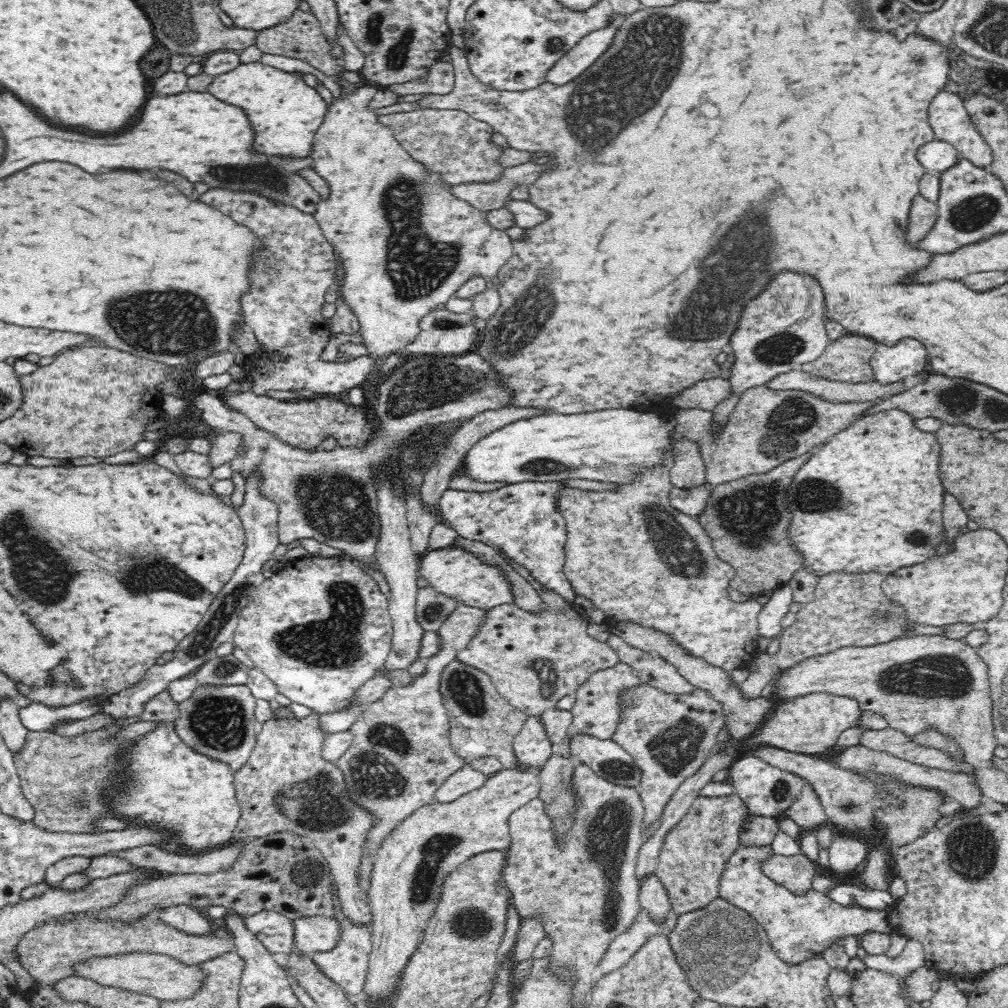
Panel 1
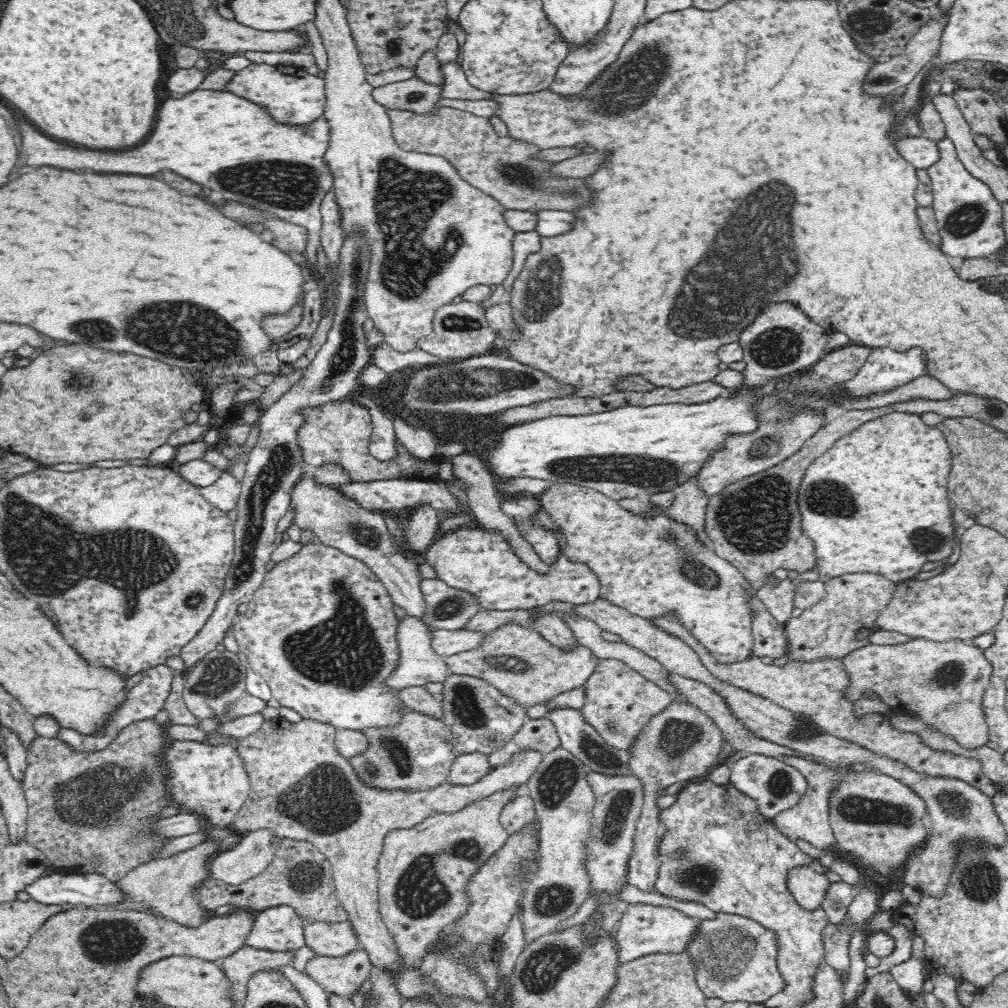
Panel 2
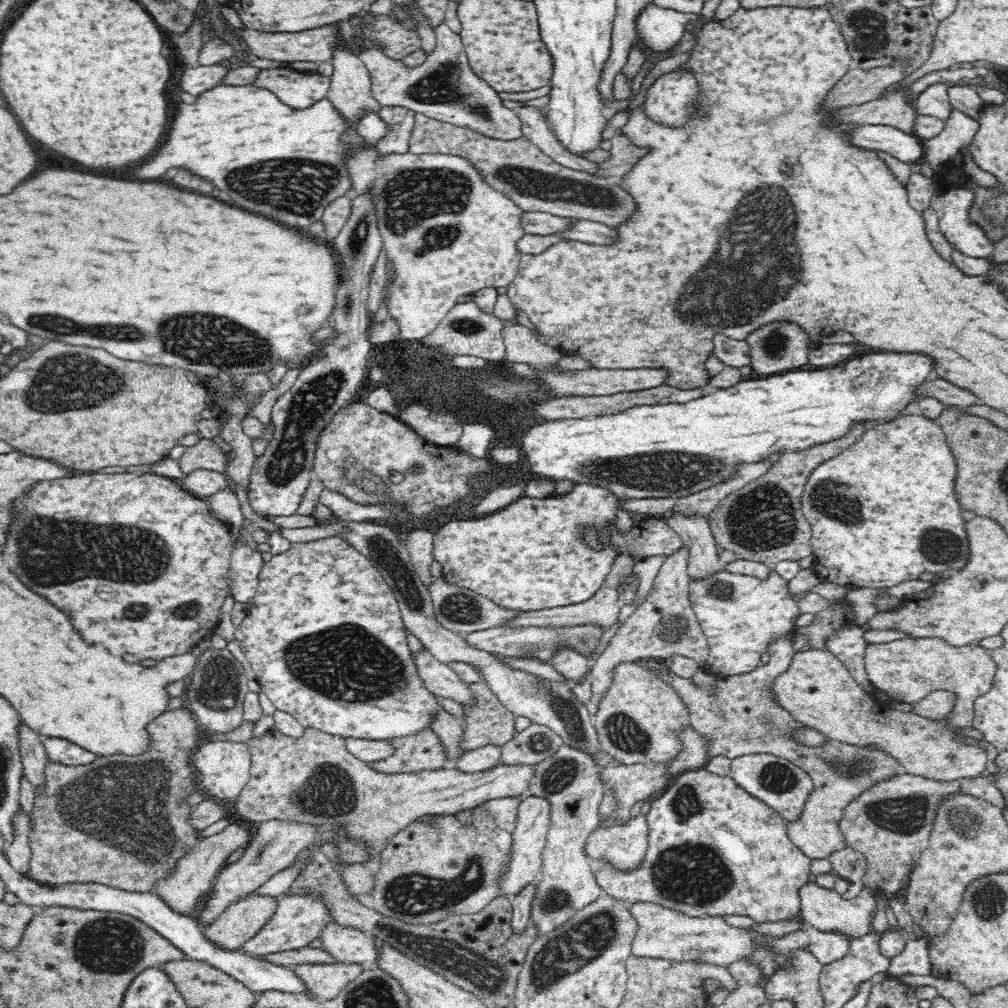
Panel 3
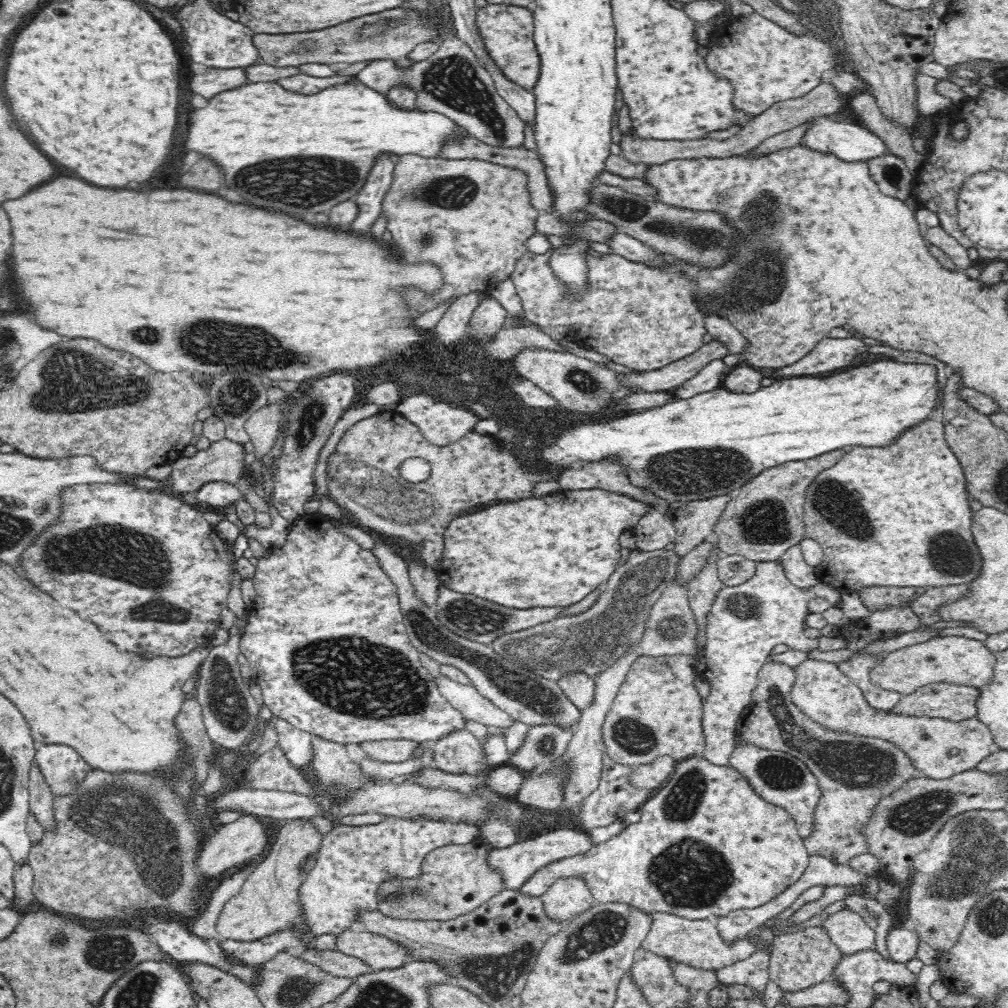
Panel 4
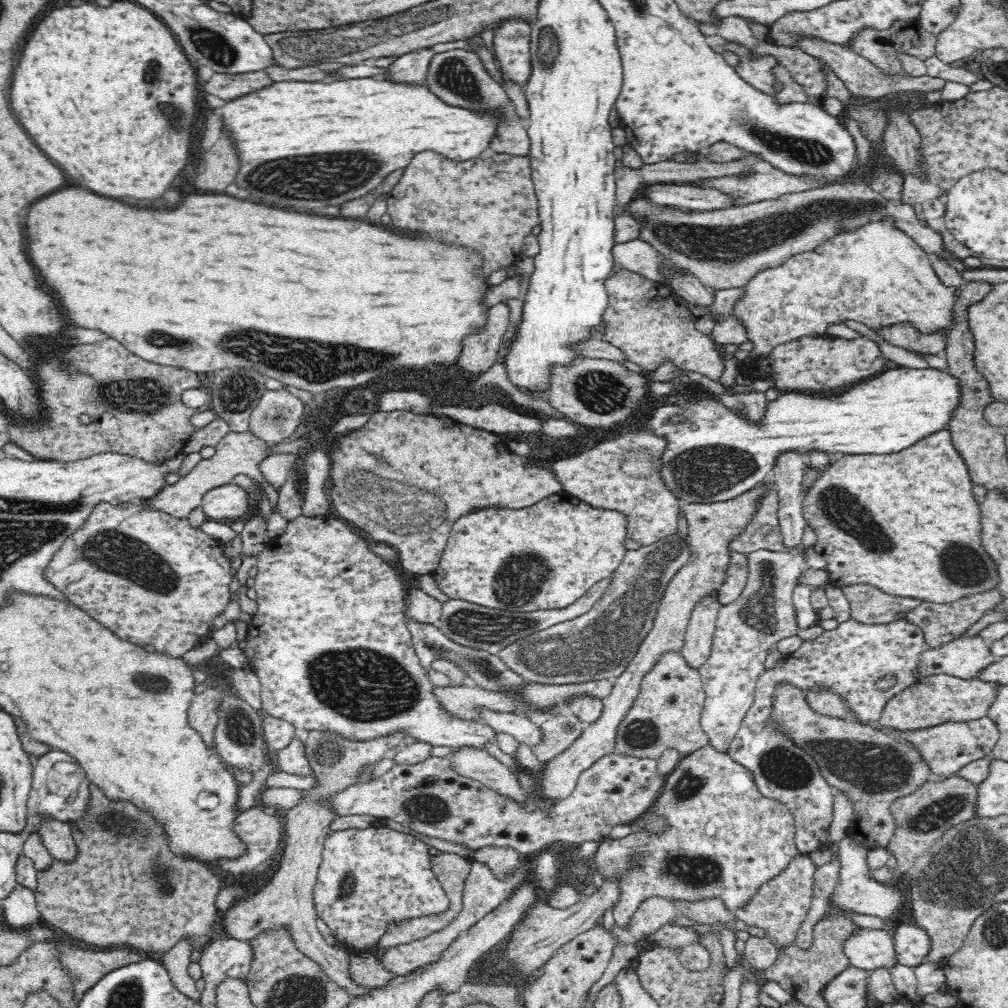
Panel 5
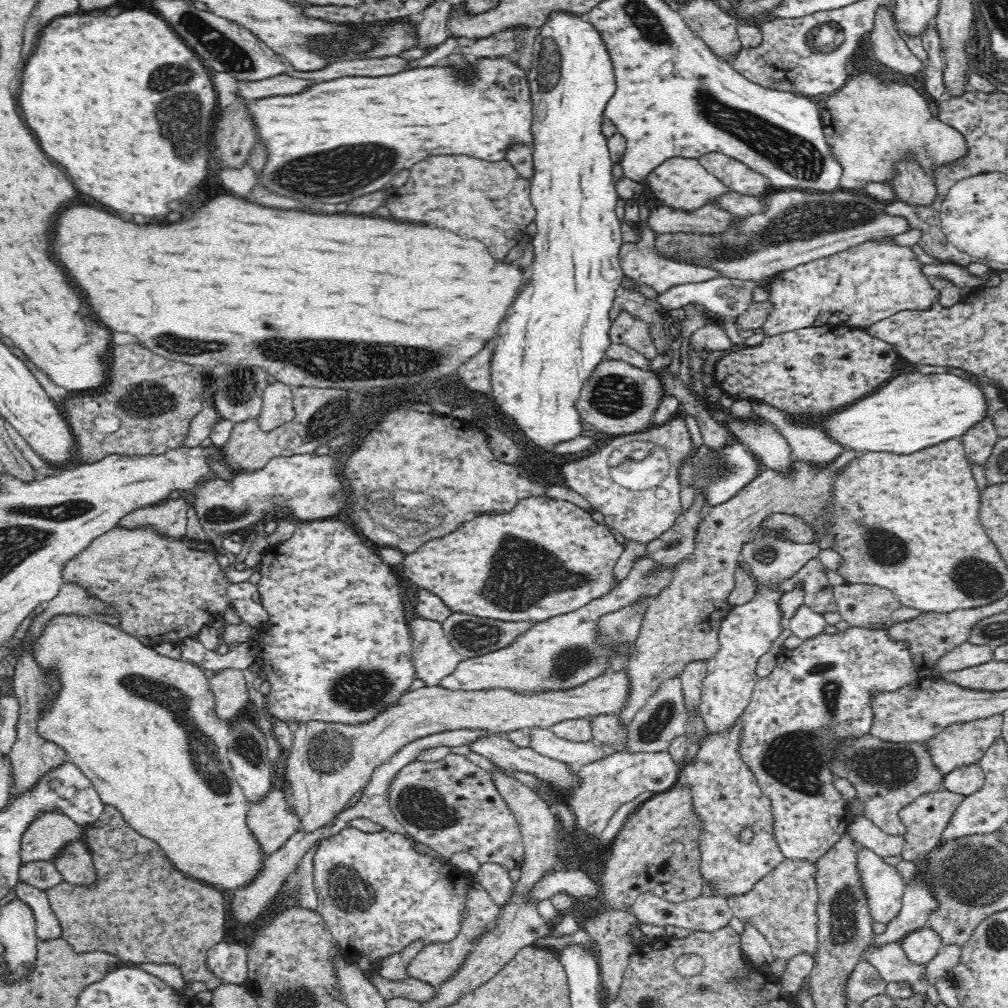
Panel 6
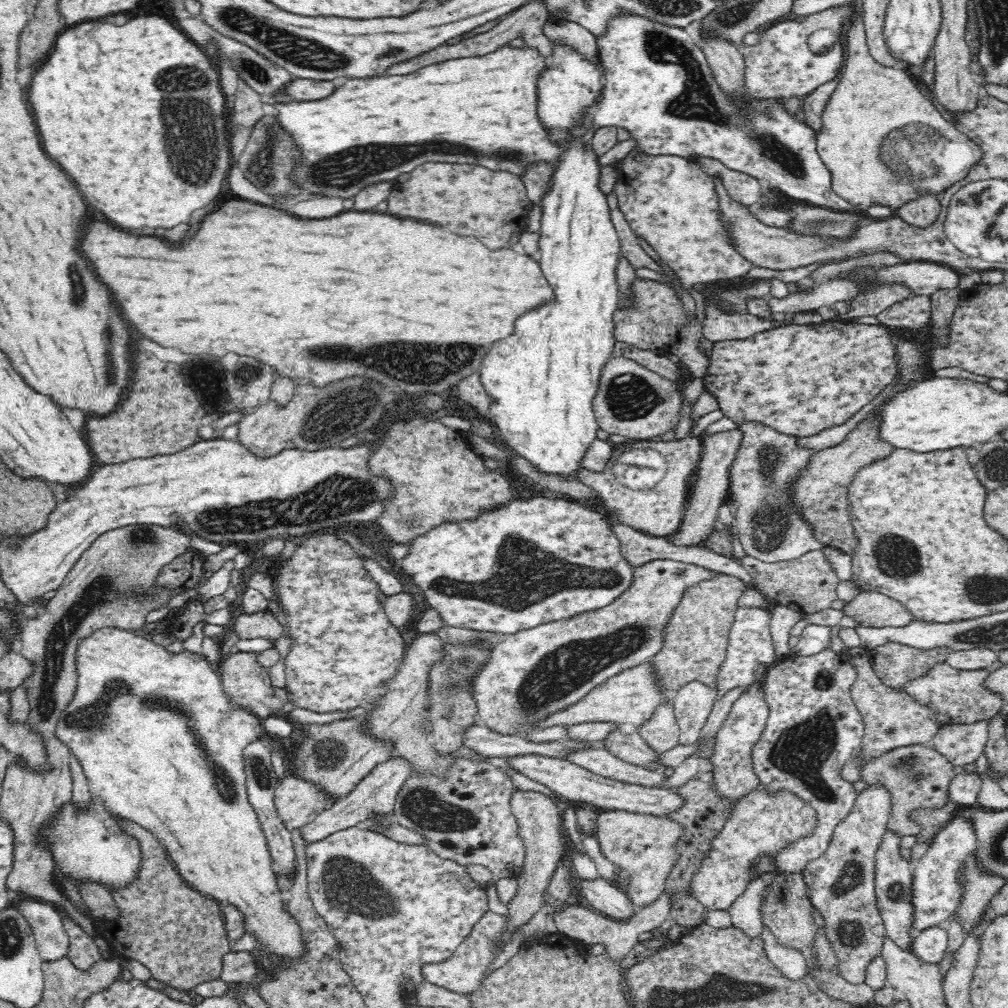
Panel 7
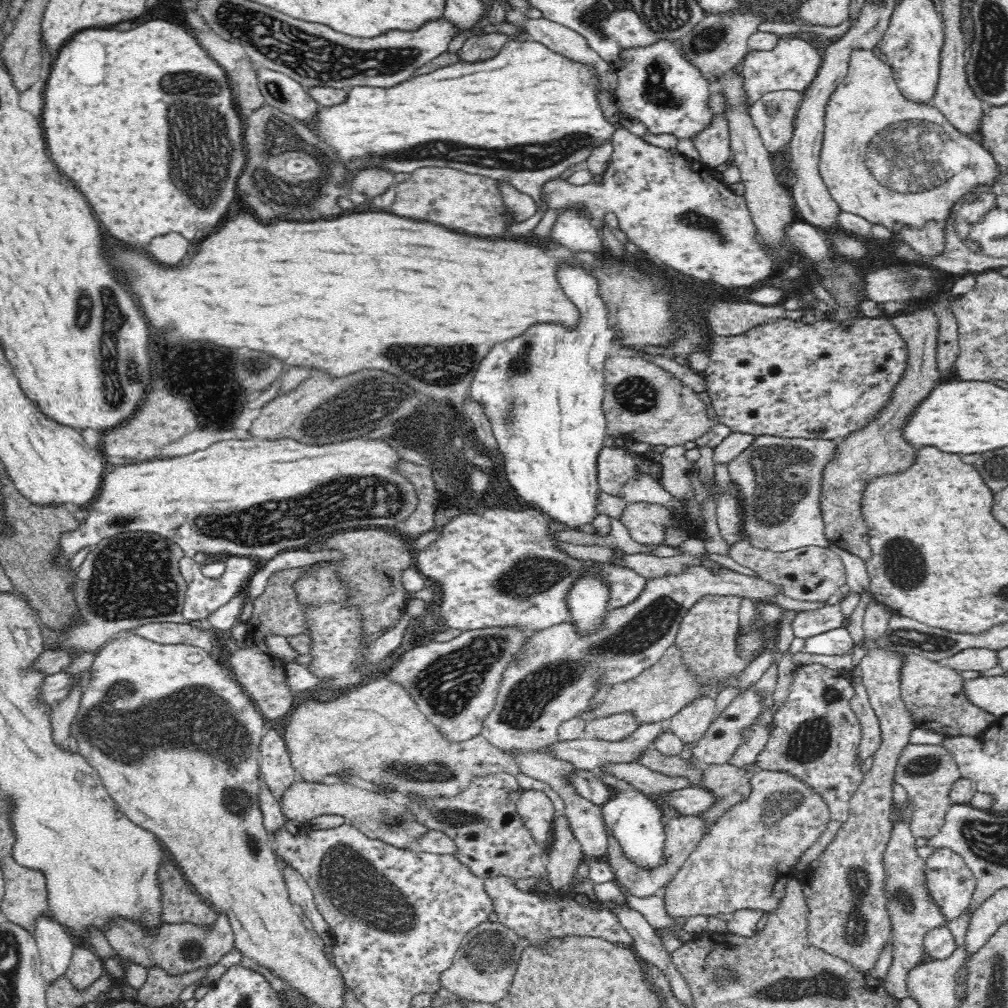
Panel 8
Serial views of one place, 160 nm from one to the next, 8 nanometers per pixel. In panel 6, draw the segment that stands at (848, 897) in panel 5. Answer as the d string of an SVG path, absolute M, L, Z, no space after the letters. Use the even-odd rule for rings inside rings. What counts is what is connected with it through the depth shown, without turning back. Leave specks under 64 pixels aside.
M859 844L858 847L860 847L860 850L856 852L856 869L858 869L858 875L860 875L862 891L864 891L866 901L868 901L870 916L872 920L887 925L890 920L894 920L898 916L907 882L898 873L896 867L885 864L881 856L878 856L878 854L862 844Z

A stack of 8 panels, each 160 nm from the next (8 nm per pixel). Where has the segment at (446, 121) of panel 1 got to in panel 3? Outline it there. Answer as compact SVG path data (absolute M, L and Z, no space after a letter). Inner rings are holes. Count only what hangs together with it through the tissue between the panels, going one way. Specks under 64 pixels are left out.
M415 113L408 151L414 156L448 154L464 157L478 169L484 183L504 193L522 212L547 212L612 227L624 222L636 208L632 196L616 185L613 179L562 166L524 136L515 140L497 140L467 126L456 126Z

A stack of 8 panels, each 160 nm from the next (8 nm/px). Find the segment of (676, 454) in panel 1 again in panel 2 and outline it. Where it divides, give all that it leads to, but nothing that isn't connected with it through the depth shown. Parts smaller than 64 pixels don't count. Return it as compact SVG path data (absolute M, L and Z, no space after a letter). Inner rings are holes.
M698 474L690 476L690 479L672 491L676 494L674 506L664 509L664 513L674 521L690 525L697 534L705 531L705 513L709 497L700 487Z

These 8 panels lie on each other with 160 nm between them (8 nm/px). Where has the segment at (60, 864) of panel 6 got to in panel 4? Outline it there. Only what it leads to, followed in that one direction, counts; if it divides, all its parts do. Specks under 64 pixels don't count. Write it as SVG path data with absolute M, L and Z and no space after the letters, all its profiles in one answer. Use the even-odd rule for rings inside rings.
M36 760L30 767L28 778L29 810L43 828L54 828L54 813L52 813L54 794L46 782Z

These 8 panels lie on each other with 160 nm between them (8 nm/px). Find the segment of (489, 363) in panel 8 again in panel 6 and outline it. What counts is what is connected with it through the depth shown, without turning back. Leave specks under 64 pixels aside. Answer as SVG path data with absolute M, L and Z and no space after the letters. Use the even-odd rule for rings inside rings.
M566 11L552 12L546 20L546 23L540 27L540 32L536 36L532 51L532 63L530 64L530 72L527 76L528 86L530 87L530 96L532 101L532 126L530 128L533 137L532 142L532 165L534 165L534 174L530 181L530 198L532 206L535 208L535 223L537 226L536 234L533 236L534 258L532 261L532 272L528 278L528 284L524 284L524 288L520 290L520 296L514 300L512 304L512 314L508 314L508 320L504 320L503 330L500 332L502 336L496 338L494 352L491 360L491 377L492 392L496 404L506 416L510 416L518 428L524 432L526 436L534 444L540 448L550 448L558 442L566 442L572 440L576 436L582 434L582 419L576 411L576 400L580 396L580 388L586 382L586 378L590 376L590 372L596 368L596 364L600 364L604 360L604 352L612 342L608 338L610 326L613 323L614 316L613 302L617 293L620 291L620 281L624 278L623 270L618 257L620 247L622 246L622 230L620 229L620 219L616 215L616 202L620 198L616 186L614 185L614 177L612 176L612 159L607 146L607 139L602 133L602 123L604 119L604 109L608 101L614 96L616 90L616 73L614 73L614 65L608 54L606 43L602 41L602 33L590 23L590 19L584 20L582 15L574 15Z

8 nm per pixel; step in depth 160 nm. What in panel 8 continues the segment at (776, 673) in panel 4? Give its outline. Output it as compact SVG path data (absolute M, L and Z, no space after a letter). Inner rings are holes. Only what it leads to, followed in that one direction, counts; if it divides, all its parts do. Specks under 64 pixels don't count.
M908 744L900 754L895 768L894 782L905 788L912 802L912 818L908 822L915 838L930 838L942 828L945 816L952 805L950 791L961 772L951 753L943 745Z

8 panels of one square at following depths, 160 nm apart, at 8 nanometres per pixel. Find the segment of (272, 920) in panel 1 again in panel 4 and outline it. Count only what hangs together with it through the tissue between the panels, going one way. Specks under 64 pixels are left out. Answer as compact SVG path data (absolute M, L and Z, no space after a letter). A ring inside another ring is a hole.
M392 816L377 824L341 825L339 828L332 828L323 836L316 864L298 886L298 903L302 909L298 922L248 943L223 939L221 947L244 965L262 965L271 961L279 952L305 946L305 938L308 935L316 938L321 934L340 934L344 928L350 928L358 920L358 910L378 909L376 892L380 882L384 882L390 876L414 878L420 874L422 860L430 850L446 844L468 844L476 836L481 836L476 824L470 824L465 820L452 822L445 818L434 820L423 816Z

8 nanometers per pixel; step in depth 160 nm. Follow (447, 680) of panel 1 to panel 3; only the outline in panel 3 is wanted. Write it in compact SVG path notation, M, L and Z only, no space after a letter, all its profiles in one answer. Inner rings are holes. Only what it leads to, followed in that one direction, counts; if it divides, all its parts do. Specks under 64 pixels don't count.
M484 680L466 683L466 685L472 691L472 702L460 704L463 709L463 715L460 716L459 720L460 724L462 724L462 729L464 729L460 748L463 749L463 752L466 752L466 750L480 748L486 745L501 747L503 744L506 744L517 732L516 727L514 727L515 714L510 712L500 702L500 699L492 692L492 689Z

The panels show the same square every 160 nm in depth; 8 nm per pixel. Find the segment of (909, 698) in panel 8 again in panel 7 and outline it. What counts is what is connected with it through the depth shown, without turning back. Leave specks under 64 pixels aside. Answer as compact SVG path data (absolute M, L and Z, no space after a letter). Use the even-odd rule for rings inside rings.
M938 663L928 669L922 676L908 680L903 686L912 698L936 712L937 720L942 724L970 724L976 720L986 720L998 714L1004 704L1003 698L992 692L985 684L991 672L986 668L980 670L958 670L948 663Z

